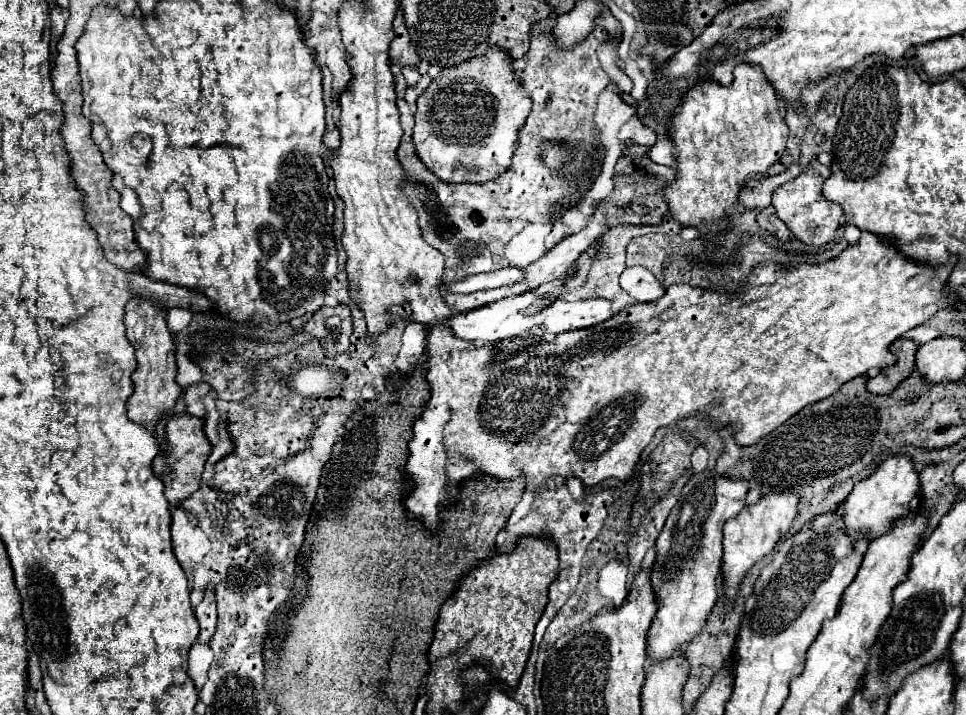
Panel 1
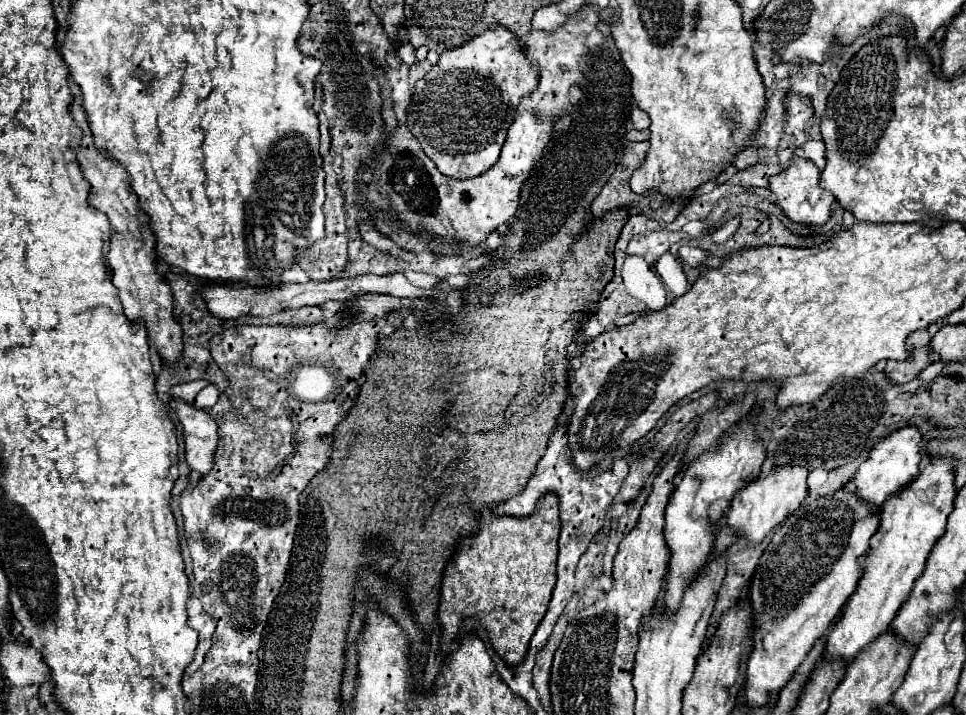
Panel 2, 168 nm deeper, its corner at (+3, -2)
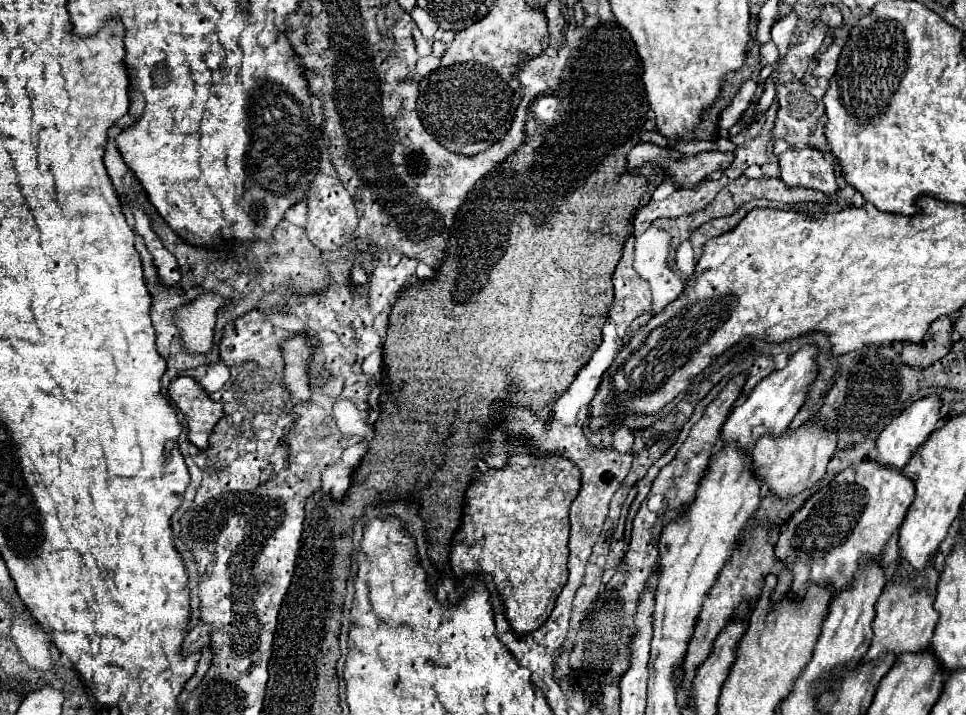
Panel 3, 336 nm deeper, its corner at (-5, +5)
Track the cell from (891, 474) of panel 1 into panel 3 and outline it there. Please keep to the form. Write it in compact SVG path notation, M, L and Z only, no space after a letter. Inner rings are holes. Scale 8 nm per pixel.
M928 396L928 398L922 398L922 400L916 400L910 404L910 408L906 408L898 418L894 418L884 430L882 434L878 436L876 440L876 448L878 448L878 456L876 456L876 462L886 466L886 468L896 468L896 470L902 470L908 460L912 458L912 454L930 438L930 434L938 428L938 422L940 422L940 416L938 416L938 410L940 410L942 402L940 398L936 396Z

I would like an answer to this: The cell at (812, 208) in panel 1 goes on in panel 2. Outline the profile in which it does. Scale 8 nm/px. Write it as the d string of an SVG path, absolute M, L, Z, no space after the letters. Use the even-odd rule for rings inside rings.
M794 155L790 165L780 171L780 175L772 175L770 189L776 195L776 203L786 211L788 219L804 225L822 225L830 217L830 209L834 203L834 195L820 187L820 169L808 161Z

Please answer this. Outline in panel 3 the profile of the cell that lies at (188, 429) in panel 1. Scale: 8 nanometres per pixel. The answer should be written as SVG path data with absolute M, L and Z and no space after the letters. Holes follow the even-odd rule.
M190 376L176 378L170 384L168 394L188 420L190 442L196 448L206 450L210 446L212 430L222 418L222 404L210 400L206 390Z

